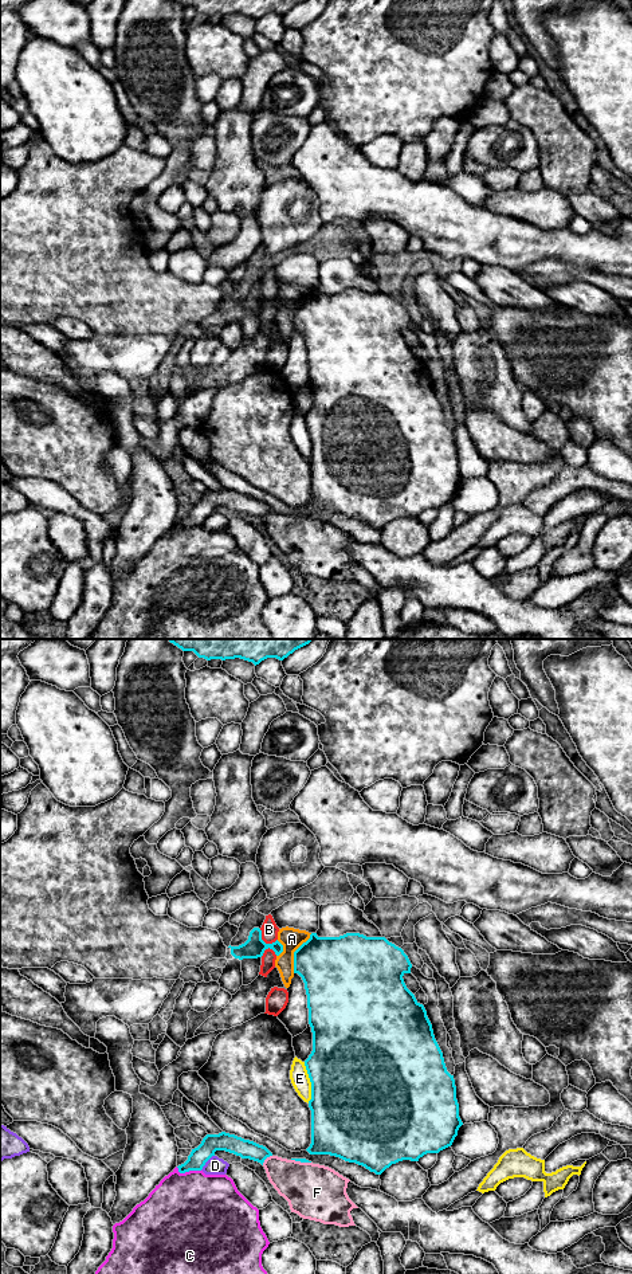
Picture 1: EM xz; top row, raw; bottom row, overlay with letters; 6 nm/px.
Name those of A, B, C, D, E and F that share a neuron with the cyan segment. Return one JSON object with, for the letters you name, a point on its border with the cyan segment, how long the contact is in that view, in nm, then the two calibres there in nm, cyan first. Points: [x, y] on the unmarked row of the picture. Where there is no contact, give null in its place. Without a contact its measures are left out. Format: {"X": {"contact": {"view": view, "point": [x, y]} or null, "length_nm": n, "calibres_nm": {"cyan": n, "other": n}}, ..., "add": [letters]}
{"add": []}

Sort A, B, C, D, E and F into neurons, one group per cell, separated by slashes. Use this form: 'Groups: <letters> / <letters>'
Groups: A / B / C / D / E / F

